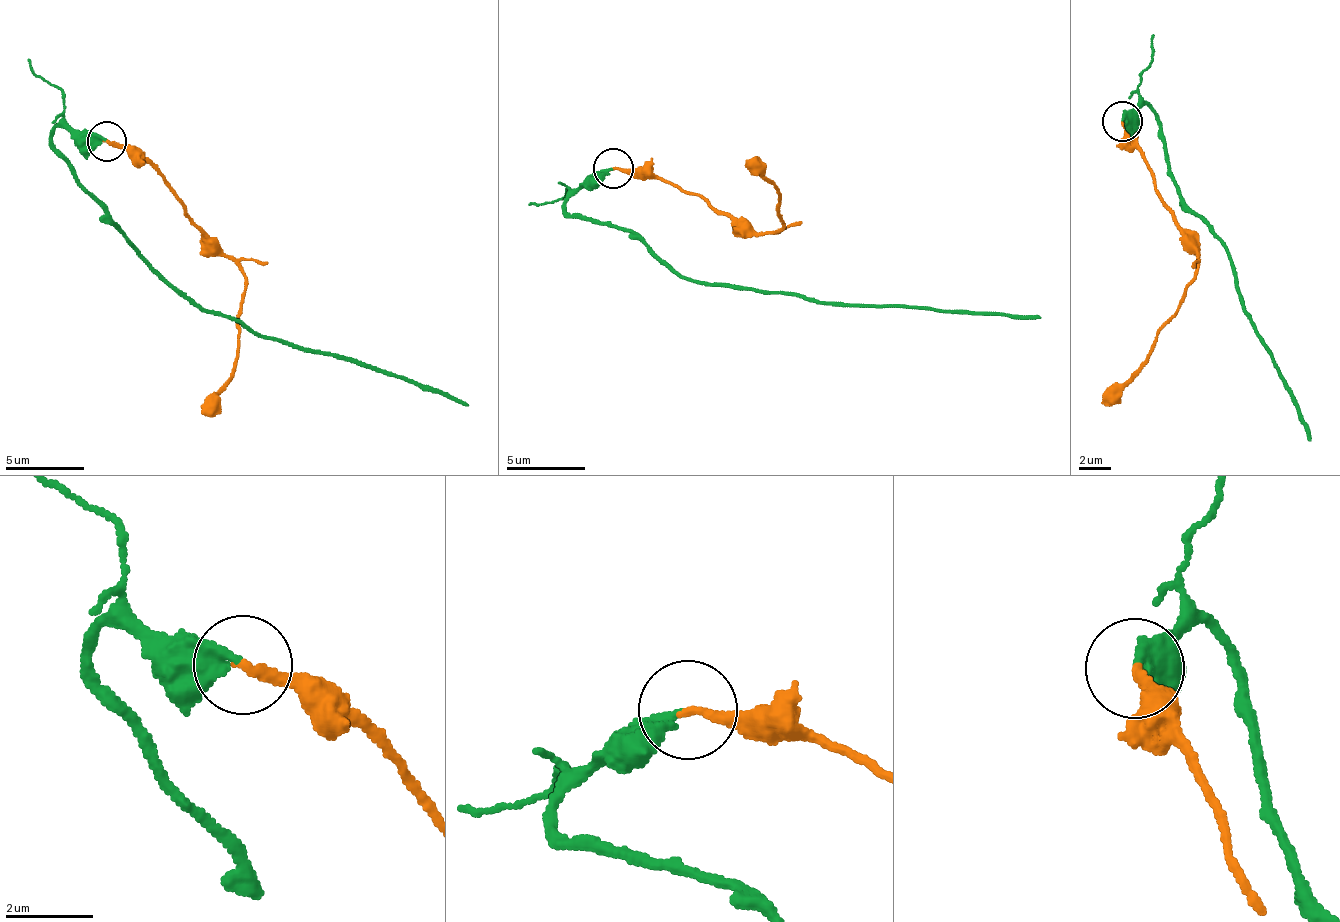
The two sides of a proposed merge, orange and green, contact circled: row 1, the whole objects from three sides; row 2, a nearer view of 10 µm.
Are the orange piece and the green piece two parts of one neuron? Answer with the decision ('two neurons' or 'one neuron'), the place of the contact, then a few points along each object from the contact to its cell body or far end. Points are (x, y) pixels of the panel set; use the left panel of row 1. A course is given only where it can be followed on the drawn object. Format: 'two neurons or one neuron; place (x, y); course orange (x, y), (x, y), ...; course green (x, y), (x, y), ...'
one neuron; place (107, 141); course orange (108, 140), (139, 155), (239, 270), (245, 295), (235, 365), (206, 417); course green (107, 140), (60, 126), (54, 136), (57, 156), (106, 217), (203, 308), (469, 404)

